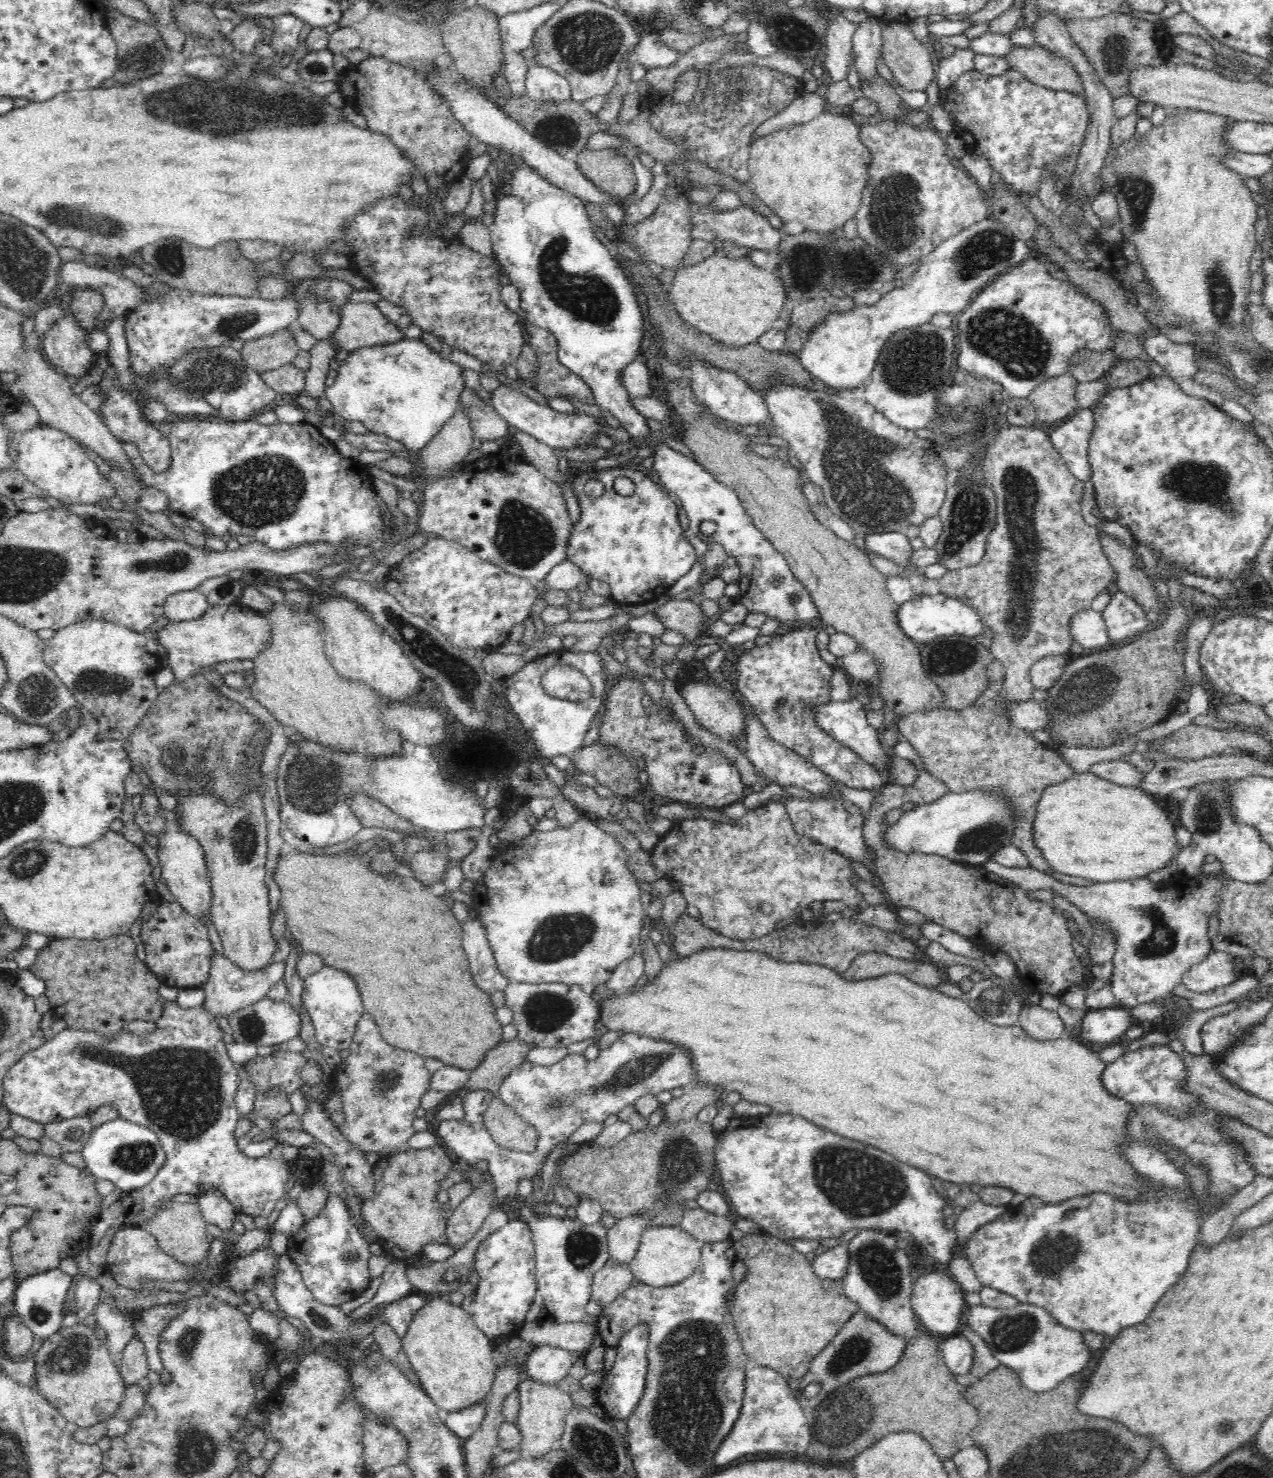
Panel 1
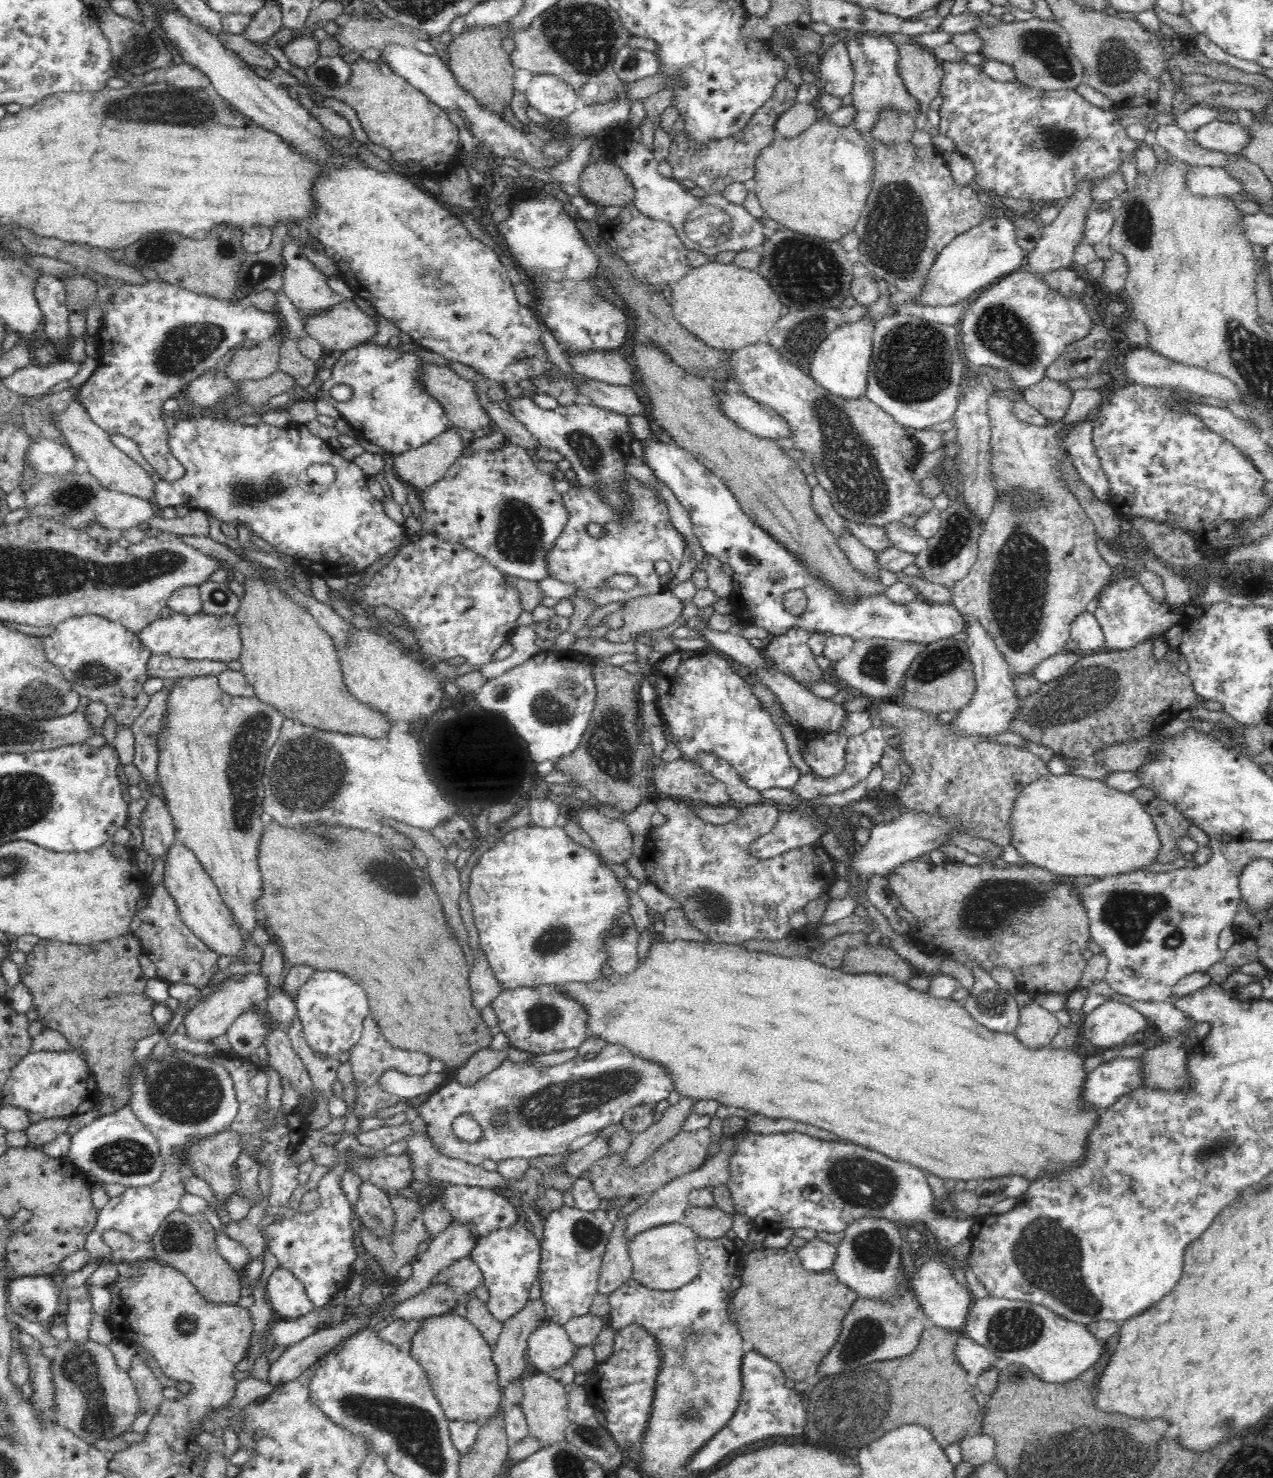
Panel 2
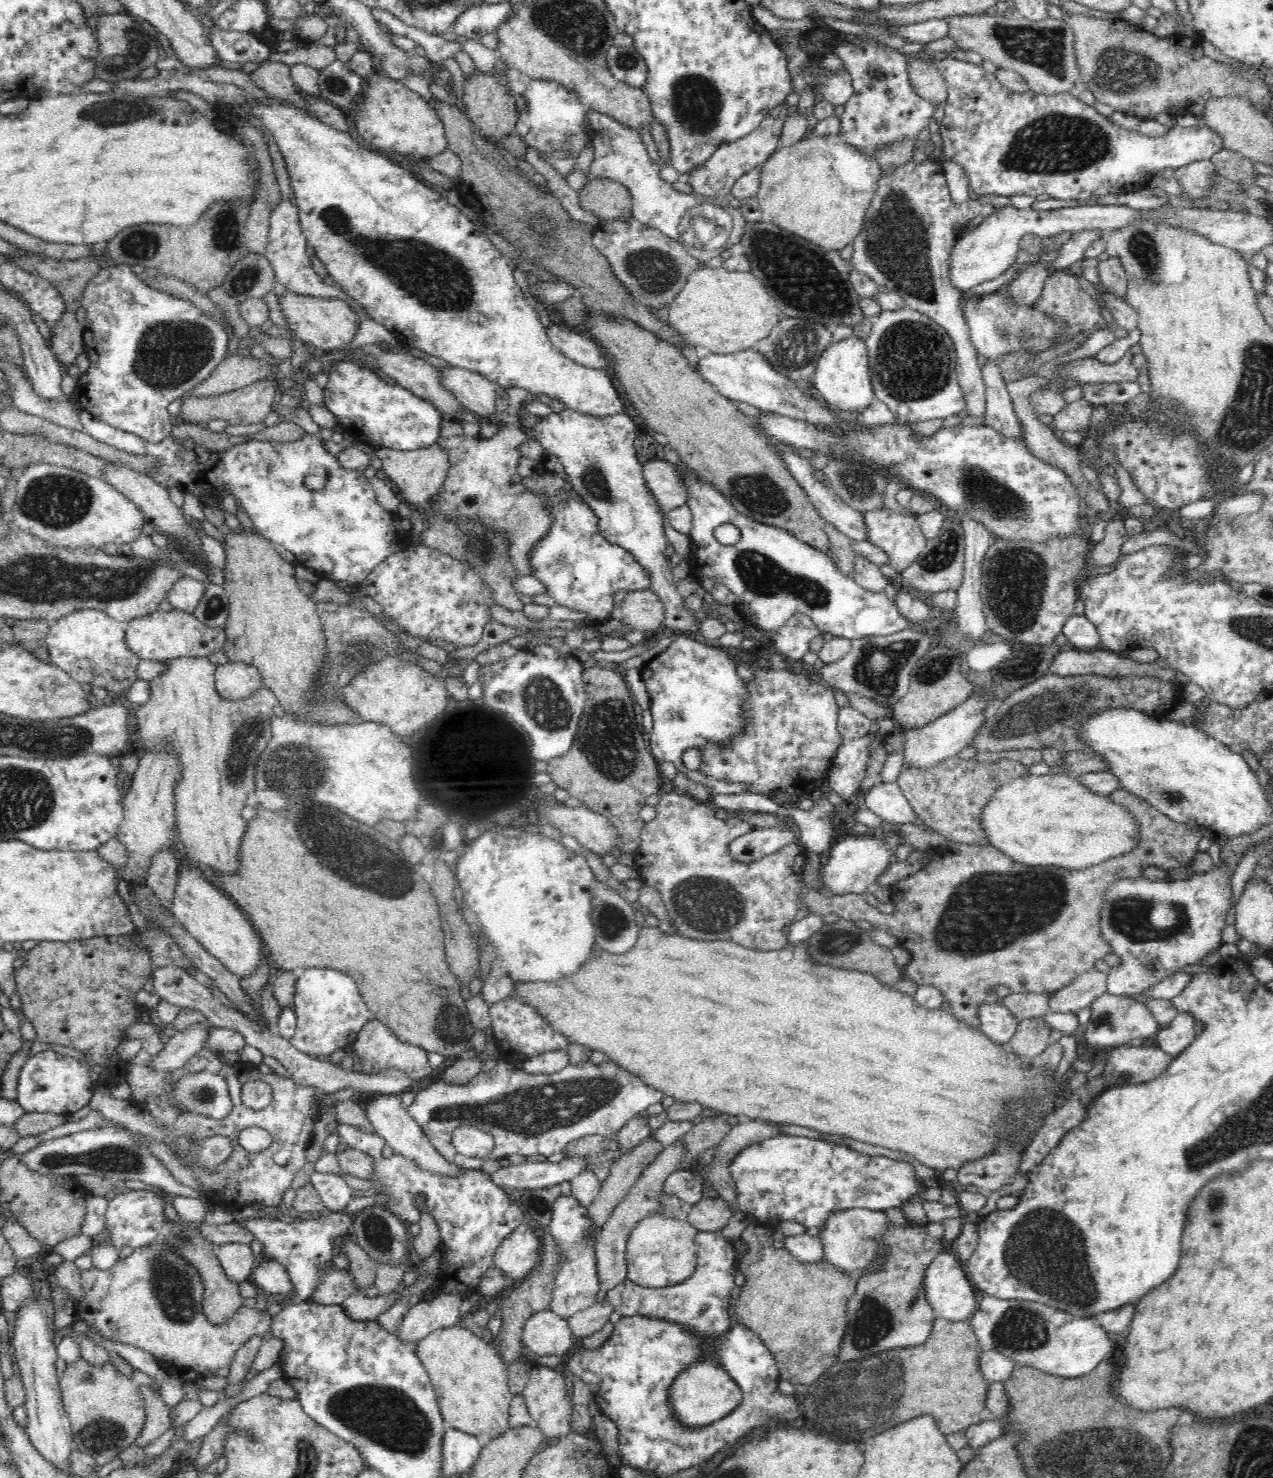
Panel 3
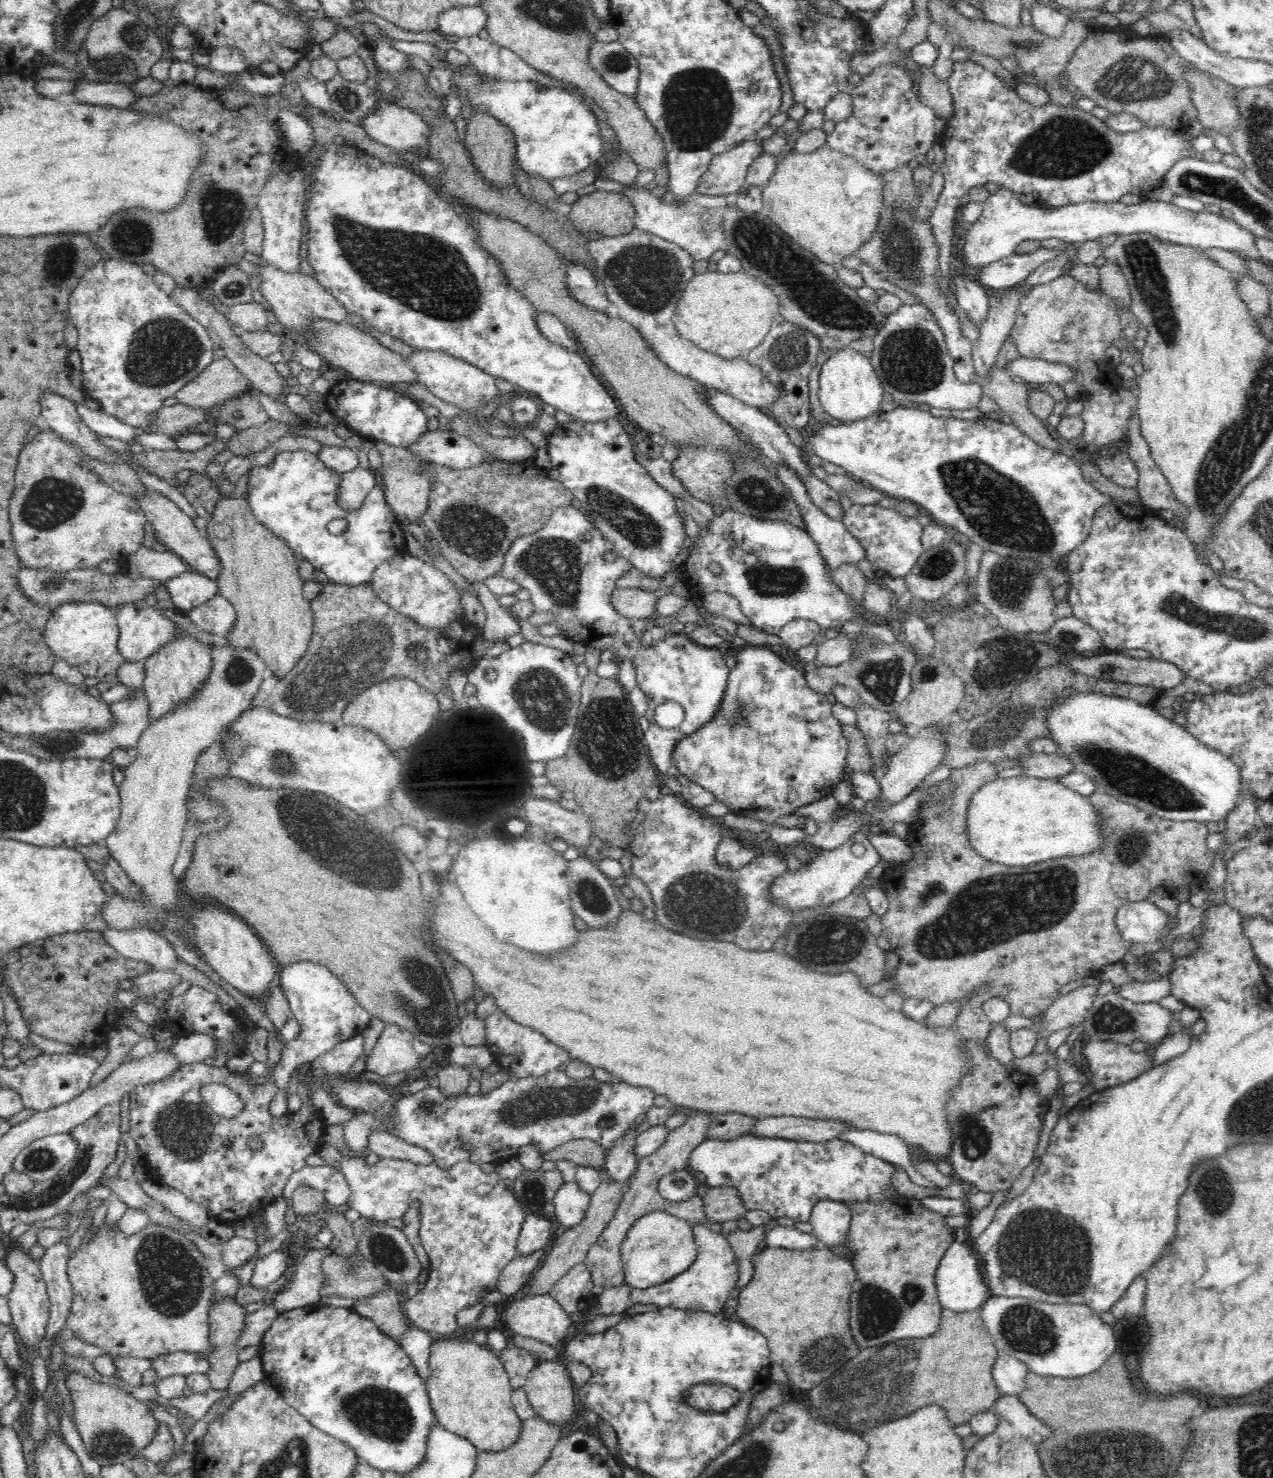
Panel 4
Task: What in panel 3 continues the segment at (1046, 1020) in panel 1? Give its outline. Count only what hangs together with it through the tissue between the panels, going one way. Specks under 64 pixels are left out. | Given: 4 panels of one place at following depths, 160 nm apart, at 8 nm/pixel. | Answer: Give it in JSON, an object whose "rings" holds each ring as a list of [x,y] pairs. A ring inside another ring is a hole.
{"rings":[[[1043,1017],[1024,1019],[1008,1042],[1009,1049],[1023,1059],[1036,1061],[1050,1045],[1051,1030]]]}

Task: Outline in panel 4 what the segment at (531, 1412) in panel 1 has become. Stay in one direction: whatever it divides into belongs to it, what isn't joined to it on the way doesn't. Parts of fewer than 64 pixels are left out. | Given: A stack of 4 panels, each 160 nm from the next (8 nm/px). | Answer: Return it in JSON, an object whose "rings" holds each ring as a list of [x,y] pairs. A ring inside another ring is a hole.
{"rings":[[[556,1360],[538,1362],[528,1374],[523,1390],[536,1414],[554,1426],[565,1428],[578,1407],[567,1367]]]}

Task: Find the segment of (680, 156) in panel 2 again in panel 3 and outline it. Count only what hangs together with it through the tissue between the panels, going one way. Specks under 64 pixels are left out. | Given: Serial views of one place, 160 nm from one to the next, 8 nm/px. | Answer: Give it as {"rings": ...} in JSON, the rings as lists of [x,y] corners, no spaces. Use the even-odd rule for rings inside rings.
{"rings":[[[782,102],[778,107],[772,108],[766,114],[766,118],[760,122],[753,132],[740,138],[734,142],[724,143],[709,160],[702,164],[694,165],[684,176],[683,179],[688,180],[694,192],[714,198],[716,196],[729,196],[732,185],[741,176],[752,172],[770,158],[770,156],[780,147],[780,138],[782,127],[788,117],[788,104]]]}

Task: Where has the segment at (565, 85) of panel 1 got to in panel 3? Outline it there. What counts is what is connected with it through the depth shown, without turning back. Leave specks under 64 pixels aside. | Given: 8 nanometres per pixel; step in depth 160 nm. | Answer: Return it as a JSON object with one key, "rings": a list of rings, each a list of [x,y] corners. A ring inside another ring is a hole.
{"rings":[[[531,80],[526,90],[526,99],[530,112],[519,112],[515,126],[517,133],[525,146],[534,149],[537,153],[554,152],[565,146],[567,150],[579,152],[591,140],[591,136],[584,127],[586,107],[580,103],[578,93],[567,90],[562,84],[554,80]],[[566,138],[569,138],[566,141]]]}

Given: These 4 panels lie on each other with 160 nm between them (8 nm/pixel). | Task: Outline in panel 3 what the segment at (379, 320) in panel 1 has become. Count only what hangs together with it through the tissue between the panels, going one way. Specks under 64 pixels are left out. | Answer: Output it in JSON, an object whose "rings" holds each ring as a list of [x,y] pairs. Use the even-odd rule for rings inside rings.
{"rings":[[[286,289],[278,302],[282,311],[286,313],[286,319],[292,327],[292,331],[296,331],[295,336],[309,343],[312,348],[334,352],[335,348],[348,347],[362,324],[360,316],[350,308],[350,304],[346,300],[338,298],[314,299],[309,296],[295,295],[293,292],[287,292]]]}

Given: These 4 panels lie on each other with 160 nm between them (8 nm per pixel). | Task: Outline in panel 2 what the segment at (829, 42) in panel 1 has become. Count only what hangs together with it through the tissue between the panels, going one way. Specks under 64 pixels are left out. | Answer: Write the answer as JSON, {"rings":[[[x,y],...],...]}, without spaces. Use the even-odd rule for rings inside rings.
{"rings":[[[846,38],[837,40],[824,54],[820,64],[818,80],[821,92],[840,98],[851,94],[855,80],[852,59],[848,52]]]}

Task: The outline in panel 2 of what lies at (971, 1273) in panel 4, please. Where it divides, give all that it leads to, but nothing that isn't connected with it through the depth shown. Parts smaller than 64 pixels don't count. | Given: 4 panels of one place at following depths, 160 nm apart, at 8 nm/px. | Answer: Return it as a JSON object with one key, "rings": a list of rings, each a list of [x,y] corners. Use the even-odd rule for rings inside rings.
{"rings":[[[930,1261],[924,1263],[909,1280],[910,1291],[913,1292],[919,1308],[922,1309],[929,1325],[943,1328],[946,1331],[962,1330],[970,1312],[970,1292],[952,1273],[948,1262]]]}

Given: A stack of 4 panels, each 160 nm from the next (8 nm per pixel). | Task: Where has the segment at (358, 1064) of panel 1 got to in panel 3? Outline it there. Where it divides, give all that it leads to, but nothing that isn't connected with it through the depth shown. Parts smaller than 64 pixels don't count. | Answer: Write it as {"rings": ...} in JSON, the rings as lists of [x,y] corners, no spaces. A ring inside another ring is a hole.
{"rings":[[[372,1017],[366,1024],[363,1024],[362,1031],[351,1048],[353,1053],[358,1054],[358,1064],[360,1064],[362,1075],[370,1075],[388,1068],[398,1068],[412,1079],[421,1079],[430,1076],[433,1071],[428,1064],[428,1051],[399,1042],[380,1018]]]}

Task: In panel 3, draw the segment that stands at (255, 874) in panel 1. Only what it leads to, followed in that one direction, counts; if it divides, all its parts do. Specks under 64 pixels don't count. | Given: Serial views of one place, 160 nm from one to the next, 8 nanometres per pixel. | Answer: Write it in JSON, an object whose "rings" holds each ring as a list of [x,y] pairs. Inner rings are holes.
{"rings":[[[178,658],[174,660],[168,660],[168,667],[170,670],[160,674],[160,676],[150,681],[151,695],[150,699],[143,705],[140,705],[137,709],[138,727],[140,732],[140,740],[142,740],[143,749],[150,752],[155,752],[158,755],[166,756],[171,754],[177,758],[179,765],[179,774],[175,780],[173,795],[174,795],[174,816],[175,816],[175,829],[177,838],[177,846],[184,849],[187,852],[186,856],[191,856],[199,866],[210,868],[215,874],[220,876],[238,876],[241,874],[240,868],[242,868],[242,840],[248,831],[248,824],[250,820],[246,820],[242,816],[244,808],[248,804],[255,801],[256,795],[256,763],[260,762],[261,754],[266,750],[270,739],[272,738],[270,720],[273,716],[282,717],[286,712],[283,711],[281,704],[275,698],[275,695],[264,687],[254,692],[252,696],[242,698],[242,700],[227,700],[217,692],[215,686],[215,674],[217,666],[212,664],[208,658]]]}

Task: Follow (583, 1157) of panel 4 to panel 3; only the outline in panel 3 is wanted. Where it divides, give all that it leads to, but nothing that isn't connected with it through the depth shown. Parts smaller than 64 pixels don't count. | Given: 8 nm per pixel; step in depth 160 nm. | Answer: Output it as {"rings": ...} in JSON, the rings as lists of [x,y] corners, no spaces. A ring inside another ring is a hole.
{"rings":[[[591,1134],[580,1140],[574,1140],[566,1146],[563,1152],[565,1156],[584,1155],[588,1157],[589,1170],[596,1175],[601,1185],[608,1178],[613,1162],[618,1160],[623,1153],[616,1138],[600,1134]]]}

